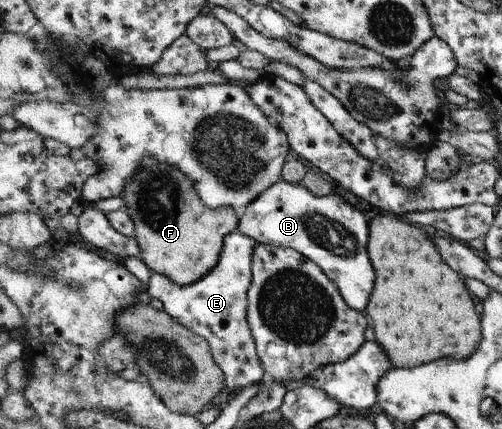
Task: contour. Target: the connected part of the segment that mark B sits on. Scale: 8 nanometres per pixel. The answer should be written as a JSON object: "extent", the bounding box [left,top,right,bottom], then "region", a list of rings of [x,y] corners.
{"extent":[237,181,375,313],"region":[[[278,181],[250,205],[239,219],[237,228],[257,242],[275,247],[288,247],[315,262],[336,284],[345,303],[365,313],[375,274],[367,256],[370,229],[363,214],[343,202],[334,192],[328,196],[313,195],[301,184]]]}

